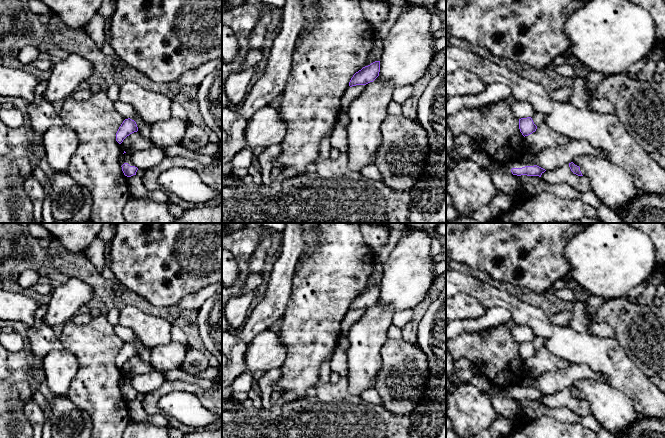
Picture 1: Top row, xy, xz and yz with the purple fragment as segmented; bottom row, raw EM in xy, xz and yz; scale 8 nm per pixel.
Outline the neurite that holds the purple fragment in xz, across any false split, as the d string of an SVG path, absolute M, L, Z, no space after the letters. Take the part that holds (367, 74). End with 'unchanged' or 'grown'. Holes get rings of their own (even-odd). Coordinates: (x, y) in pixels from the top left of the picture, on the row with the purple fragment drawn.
M375 61L356 72L349 82L349 86L366 85L373 82L380 72L380 61Z | unchanged

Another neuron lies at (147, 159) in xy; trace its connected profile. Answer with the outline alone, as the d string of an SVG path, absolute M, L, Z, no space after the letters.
M154 146L146 150L130 153L134 166L145 171L157 167L164 157L164 151Z

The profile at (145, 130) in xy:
M137 115L130 117L130 119L134 120L137 124L138 131L143 135L144 137L151 140L151 128L150 125L143 122Z

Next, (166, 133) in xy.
M170 118L166 121L155 122L150 125L151 142L154 147L161 150L168 146L180 144L190 125L189 118L187 120Z

